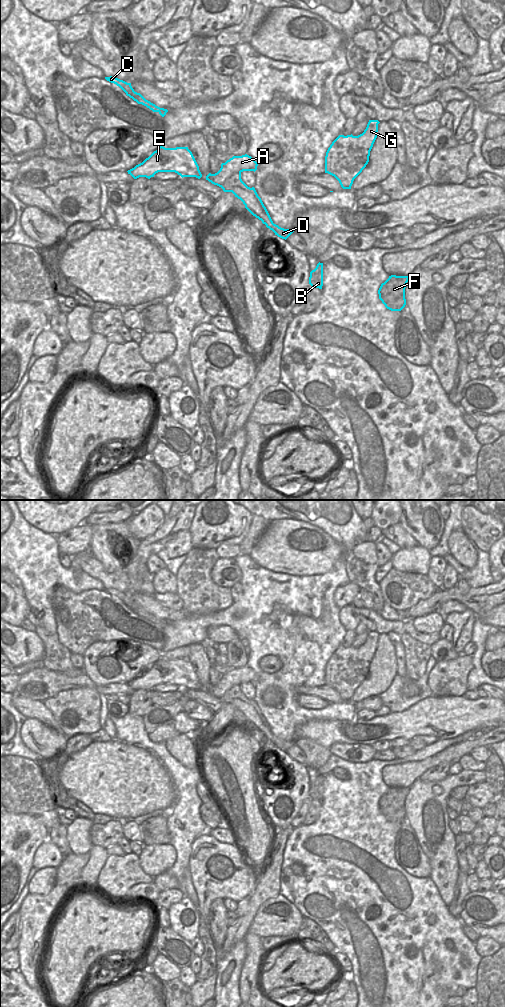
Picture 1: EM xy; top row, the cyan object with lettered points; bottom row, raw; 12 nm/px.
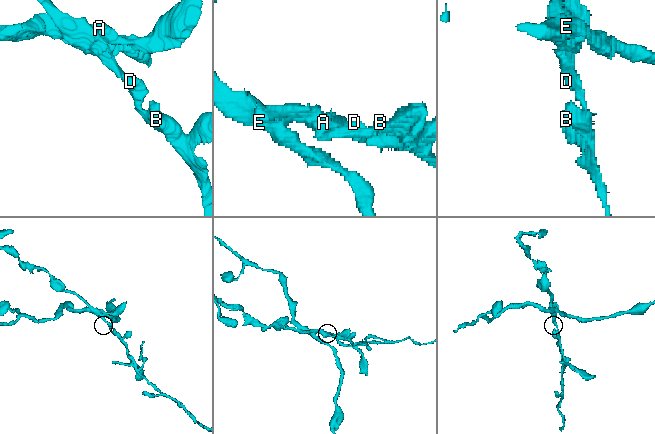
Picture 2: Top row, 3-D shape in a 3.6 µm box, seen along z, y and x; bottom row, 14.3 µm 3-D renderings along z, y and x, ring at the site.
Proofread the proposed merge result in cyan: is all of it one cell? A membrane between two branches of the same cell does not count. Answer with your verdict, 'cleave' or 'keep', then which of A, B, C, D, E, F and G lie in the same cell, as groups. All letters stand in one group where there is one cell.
cleave | A B C D F G / E

